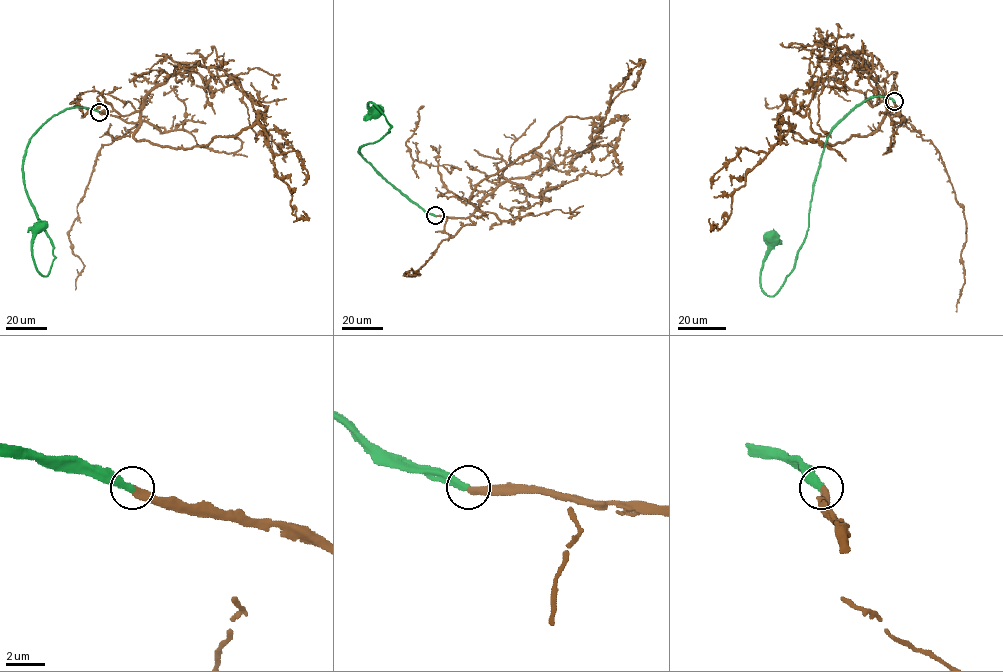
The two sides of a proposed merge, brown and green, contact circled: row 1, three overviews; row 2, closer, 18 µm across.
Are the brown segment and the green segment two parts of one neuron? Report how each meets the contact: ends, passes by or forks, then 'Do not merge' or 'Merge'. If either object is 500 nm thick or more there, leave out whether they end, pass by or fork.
At the ring brown ends. At the ring green ends. Merge

